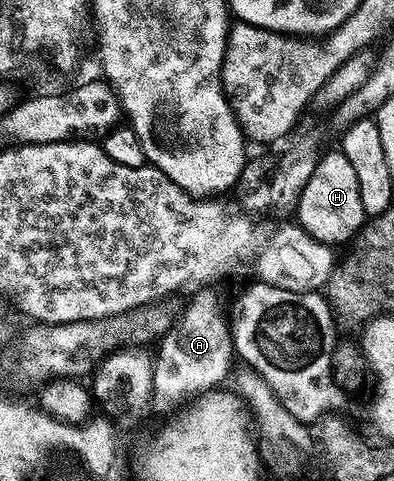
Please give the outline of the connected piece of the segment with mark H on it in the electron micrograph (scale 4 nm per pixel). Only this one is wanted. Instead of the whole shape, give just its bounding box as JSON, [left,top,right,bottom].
[296,150,367,246]

